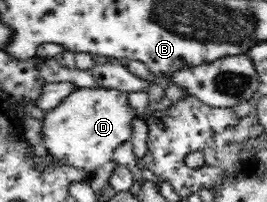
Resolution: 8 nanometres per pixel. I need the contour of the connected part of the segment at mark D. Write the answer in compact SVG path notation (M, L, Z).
M78 88L40 119L46 155L87 173L113 161L115 147L131 139L131 119L135 113L129 109L126 92L111 88Z

